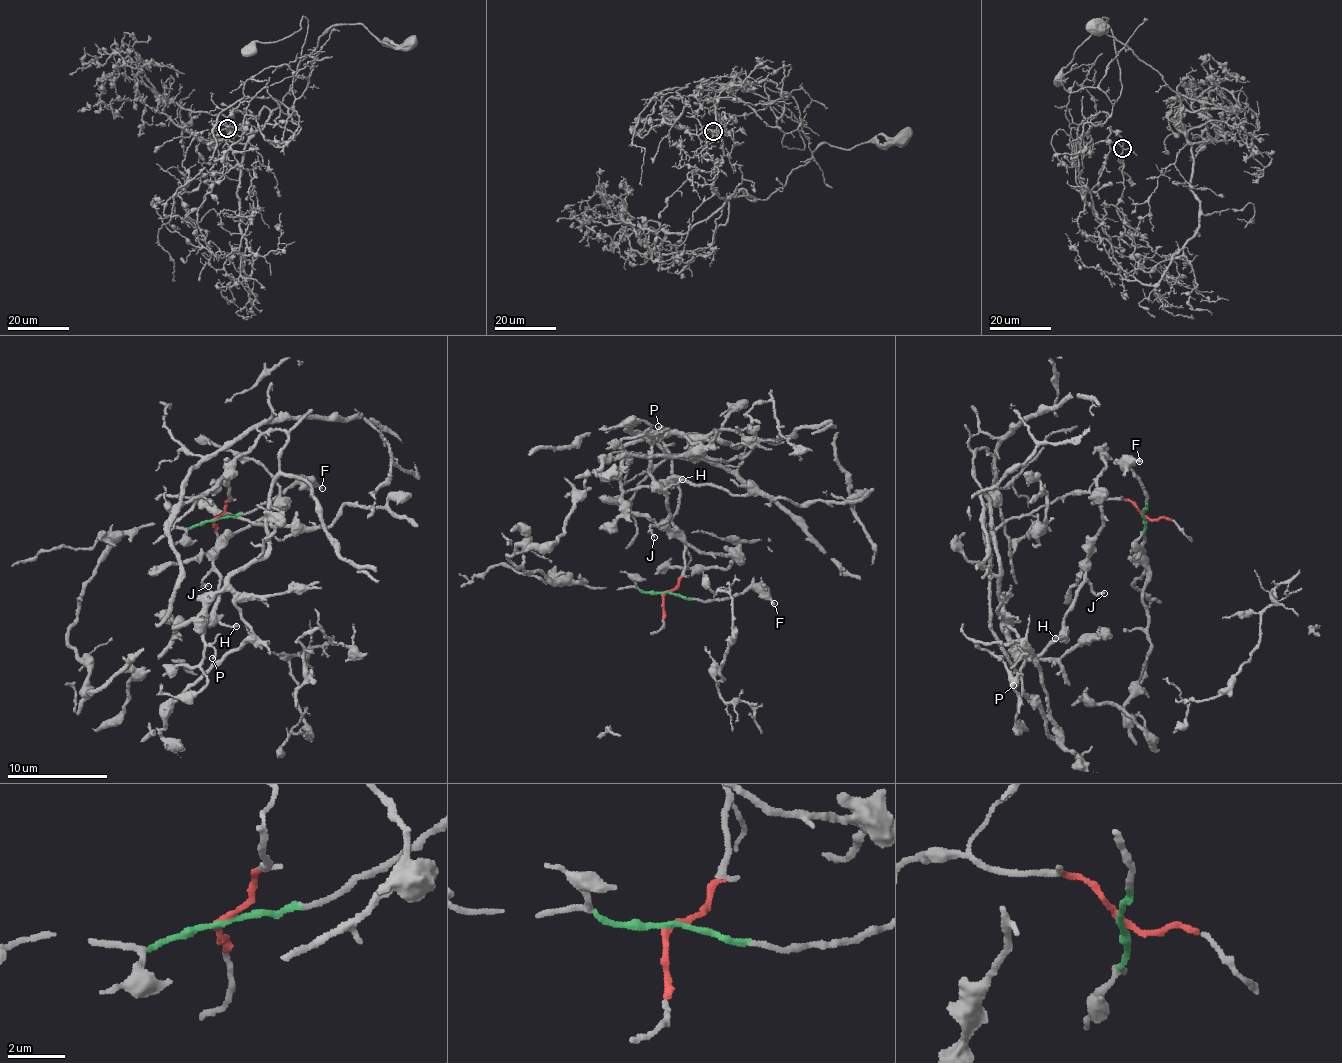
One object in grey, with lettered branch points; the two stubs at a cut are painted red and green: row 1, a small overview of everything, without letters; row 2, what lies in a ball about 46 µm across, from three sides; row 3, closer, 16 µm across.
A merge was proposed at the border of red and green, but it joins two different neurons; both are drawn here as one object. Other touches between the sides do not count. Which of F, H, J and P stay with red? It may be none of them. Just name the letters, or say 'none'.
H, J, P

